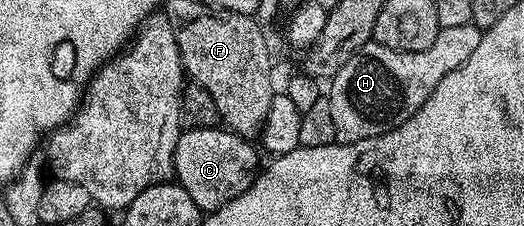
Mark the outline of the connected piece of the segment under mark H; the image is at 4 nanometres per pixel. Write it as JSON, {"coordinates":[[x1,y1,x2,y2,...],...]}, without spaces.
{"coordinates":[[472,22,459,28,441,28,431,48,423,52,395,52,370,41,358,50,332,75,333,83,327,86,337,142,358,142,399,128,435,92,439,80,447,72,455,72,479,48,482,31]]}

